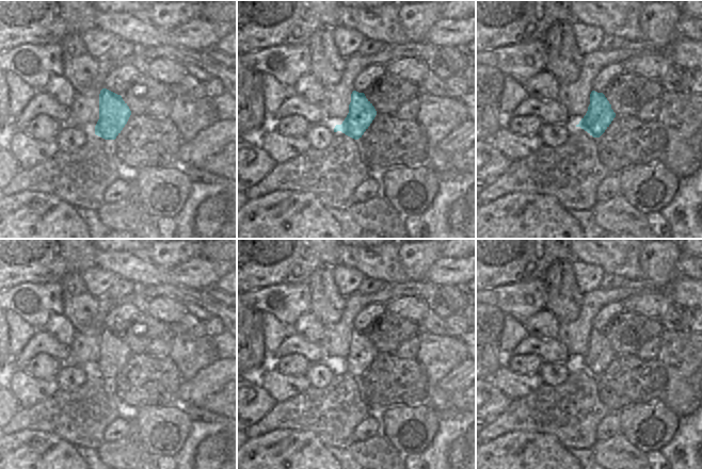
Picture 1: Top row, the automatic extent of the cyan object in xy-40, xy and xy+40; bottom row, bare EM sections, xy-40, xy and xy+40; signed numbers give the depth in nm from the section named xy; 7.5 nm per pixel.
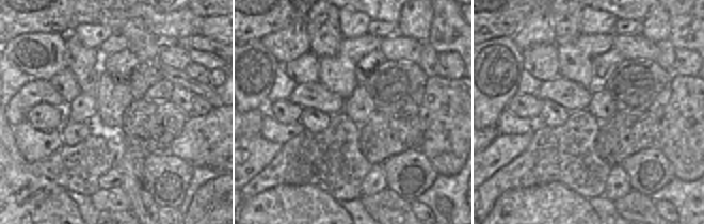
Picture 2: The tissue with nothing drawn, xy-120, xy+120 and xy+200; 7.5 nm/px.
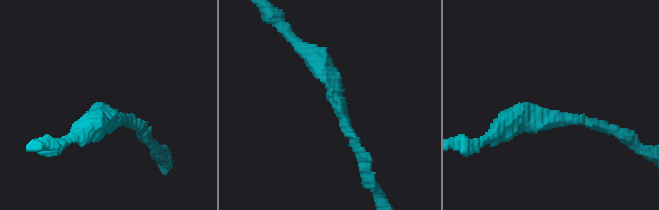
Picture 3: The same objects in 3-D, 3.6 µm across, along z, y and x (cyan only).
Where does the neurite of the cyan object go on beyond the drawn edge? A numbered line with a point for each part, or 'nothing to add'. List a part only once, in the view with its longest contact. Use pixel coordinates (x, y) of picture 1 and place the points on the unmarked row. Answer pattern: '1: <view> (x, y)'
nothing to add

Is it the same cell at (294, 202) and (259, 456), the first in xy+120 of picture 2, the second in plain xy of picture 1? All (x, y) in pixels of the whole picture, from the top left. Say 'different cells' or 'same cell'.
same cell

